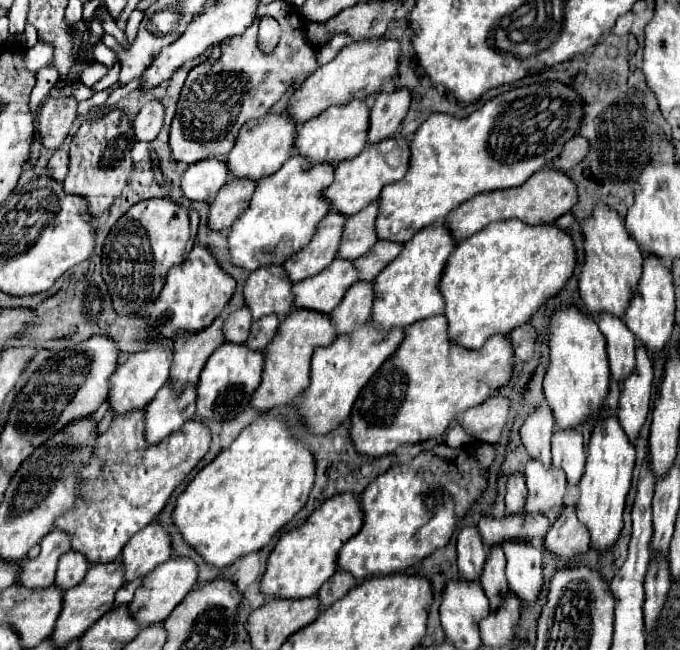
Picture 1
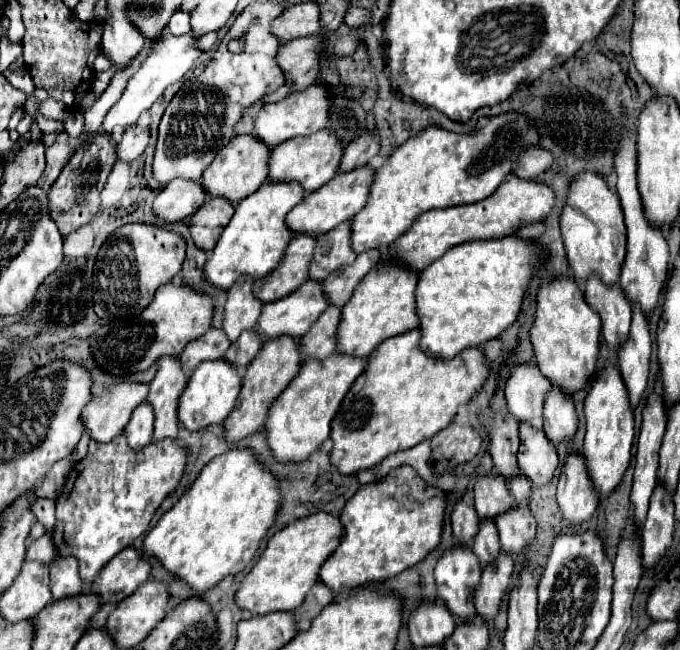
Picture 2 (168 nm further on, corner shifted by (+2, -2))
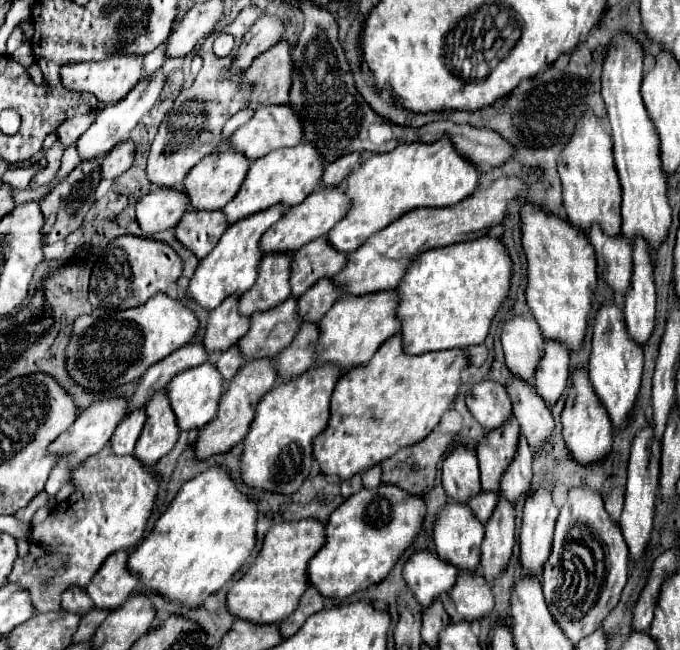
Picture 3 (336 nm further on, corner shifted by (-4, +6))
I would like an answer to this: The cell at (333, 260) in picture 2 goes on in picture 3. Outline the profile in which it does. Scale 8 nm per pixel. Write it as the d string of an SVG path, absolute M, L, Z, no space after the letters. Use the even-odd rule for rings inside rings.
M316 239L304 245L294 253L290 265L292 297L300 297L322 277L332 279L336 273L342 271L344 263L346 263L346 255L330 247L326 239Z

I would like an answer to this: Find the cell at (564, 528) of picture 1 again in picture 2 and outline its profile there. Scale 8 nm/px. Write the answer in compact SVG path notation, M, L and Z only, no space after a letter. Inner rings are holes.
M570 453L566 457L566 465L560 471L558 505L564 521L572 527L588 521L598 507L596 493L592 493L592 485L588 485L588 473L584 473L582 455Z

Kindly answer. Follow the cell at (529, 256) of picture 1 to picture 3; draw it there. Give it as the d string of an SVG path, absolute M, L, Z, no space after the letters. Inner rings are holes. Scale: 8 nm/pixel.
M492 237L428 249L406 269L398 293L396 317L400 319L402 349L406 355L426 351L466 349L484 343L492 317L508 295L512 261L506 247Z

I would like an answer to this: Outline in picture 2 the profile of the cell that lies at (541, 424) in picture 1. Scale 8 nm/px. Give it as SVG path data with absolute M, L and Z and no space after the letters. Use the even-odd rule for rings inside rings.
M536 363L516 365L504 387L508 411L516 417L518 423L524 421L534 429L542 429L544 401L550 387L550 381L546 381Z

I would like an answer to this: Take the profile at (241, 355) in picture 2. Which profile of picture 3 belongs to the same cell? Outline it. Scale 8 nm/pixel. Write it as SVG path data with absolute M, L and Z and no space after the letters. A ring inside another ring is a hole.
M238 347L226 349L226 353L222 353L222 357L218 357L218 361L214 361L214 367L222 373L226 383L238 373L240 365L242 365L242 355L238 353Z

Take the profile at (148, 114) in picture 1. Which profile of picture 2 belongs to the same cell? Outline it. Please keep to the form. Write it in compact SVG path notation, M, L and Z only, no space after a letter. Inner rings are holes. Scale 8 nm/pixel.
M130 125L118 143L118 159L120 161L134 161L138 159L144 149L148 147L150 141L150 131L140 125Z

